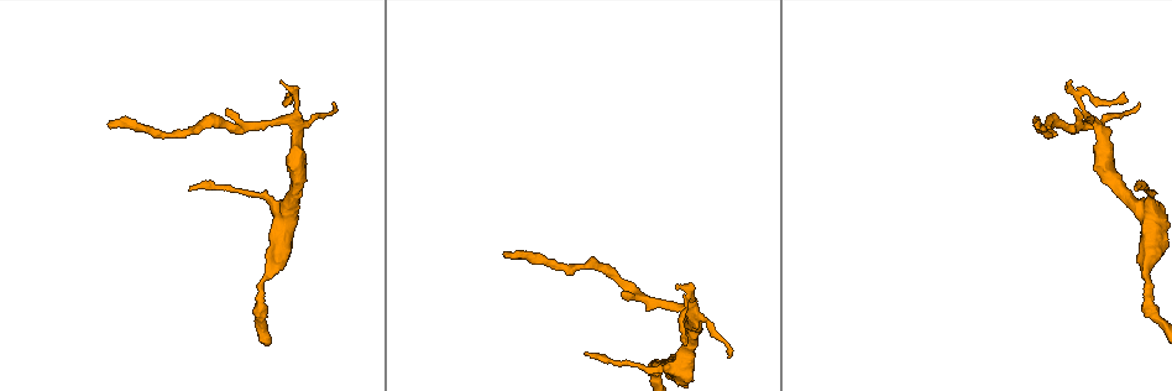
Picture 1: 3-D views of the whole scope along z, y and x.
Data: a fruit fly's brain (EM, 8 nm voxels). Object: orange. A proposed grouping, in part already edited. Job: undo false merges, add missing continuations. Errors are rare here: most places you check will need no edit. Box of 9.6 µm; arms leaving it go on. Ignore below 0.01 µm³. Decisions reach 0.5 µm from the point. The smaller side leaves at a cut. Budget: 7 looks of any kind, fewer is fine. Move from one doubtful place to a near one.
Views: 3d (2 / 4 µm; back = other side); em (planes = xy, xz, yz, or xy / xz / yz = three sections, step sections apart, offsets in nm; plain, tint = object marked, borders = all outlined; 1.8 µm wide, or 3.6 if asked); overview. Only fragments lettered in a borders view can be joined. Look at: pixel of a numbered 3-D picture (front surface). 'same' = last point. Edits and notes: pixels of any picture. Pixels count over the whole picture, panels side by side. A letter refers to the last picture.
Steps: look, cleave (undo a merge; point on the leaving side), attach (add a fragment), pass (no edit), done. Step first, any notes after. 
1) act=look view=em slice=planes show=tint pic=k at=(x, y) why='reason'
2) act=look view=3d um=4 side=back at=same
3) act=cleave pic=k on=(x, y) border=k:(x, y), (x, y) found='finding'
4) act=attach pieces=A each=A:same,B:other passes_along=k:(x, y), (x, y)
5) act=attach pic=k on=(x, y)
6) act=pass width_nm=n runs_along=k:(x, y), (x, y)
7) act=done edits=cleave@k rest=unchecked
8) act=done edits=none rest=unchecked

act=look view=em slice=planes show=borders pic=1 at=(1074, 108) why='branch stops here'

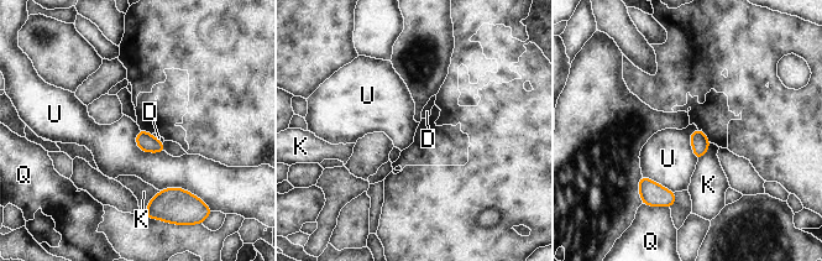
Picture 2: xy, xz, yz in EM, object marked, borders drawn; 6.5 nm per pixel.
act=pass each=D:other,K:other,Q:other,U:other border=2:(137, 131), (141, 150), (165, 152) found='no lettered fragment goes on from it'

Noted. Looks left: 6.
act=look view=3d um=4 side=back pic=1 at=(292, 124) why='thin arm on a thick one'

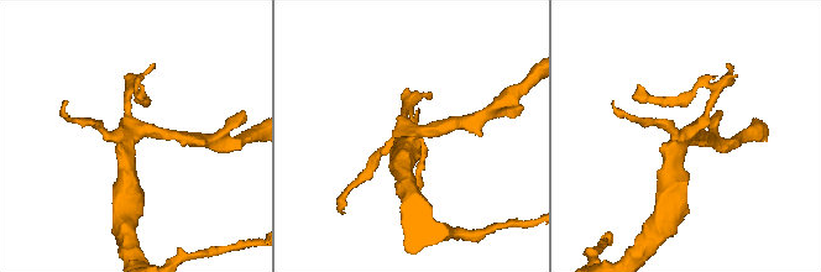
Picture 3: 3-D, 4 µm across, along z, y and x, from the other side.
act=look view=em slice=yz step=8 show=tint pic=3 at=(687, 137) arms=4

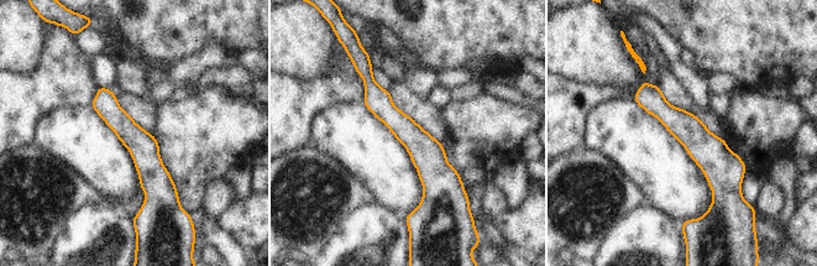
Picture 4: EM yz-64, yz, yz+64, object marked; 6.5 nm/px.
act=look view=em slice=planes show=borders at=same why='cut it another way'

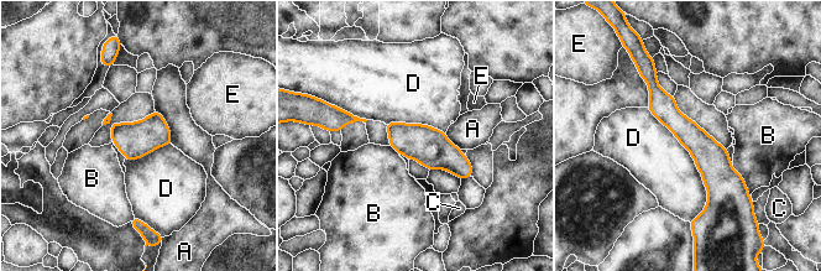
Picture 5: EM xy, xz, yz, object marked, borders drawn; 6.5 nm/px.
act=pass each=A:other,B:other,C:other,D:other,E:other border=5:(647, 108), (701, 175), (690, 222) found='continuous, no second neuron'

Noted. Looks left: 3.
act=look view=3d um=2 side=back pic=1 at=(1035, 125)

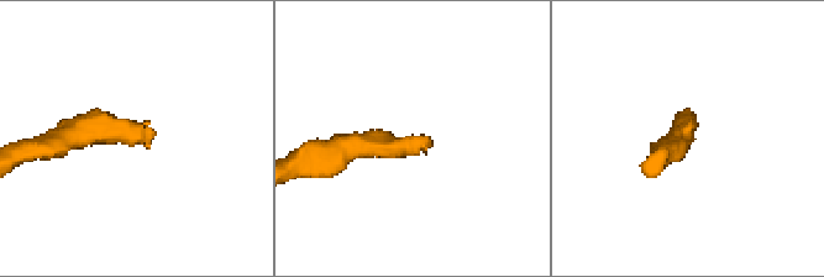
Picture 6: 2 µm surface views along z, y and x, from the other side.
act=look view=em slice=planes show=plain pic=6 at=(431, 141)

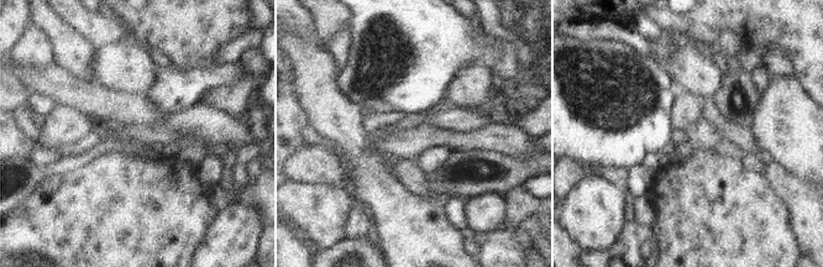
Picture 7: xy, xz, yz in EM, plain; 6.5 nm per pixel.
act=look view=em slice=planes show=borders at=same

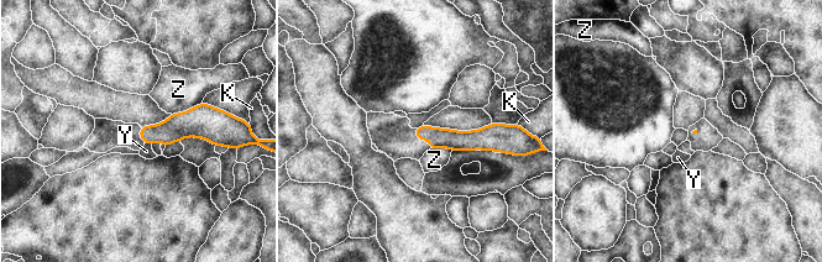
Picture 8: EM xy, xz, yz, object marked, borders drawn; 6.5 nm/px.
act=pass each=K:other,Y:other,Z:other border=8:(145, 142), (151, 145) found='none of them fits'

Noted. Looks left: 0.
act=done edits=none rest=unchecked

